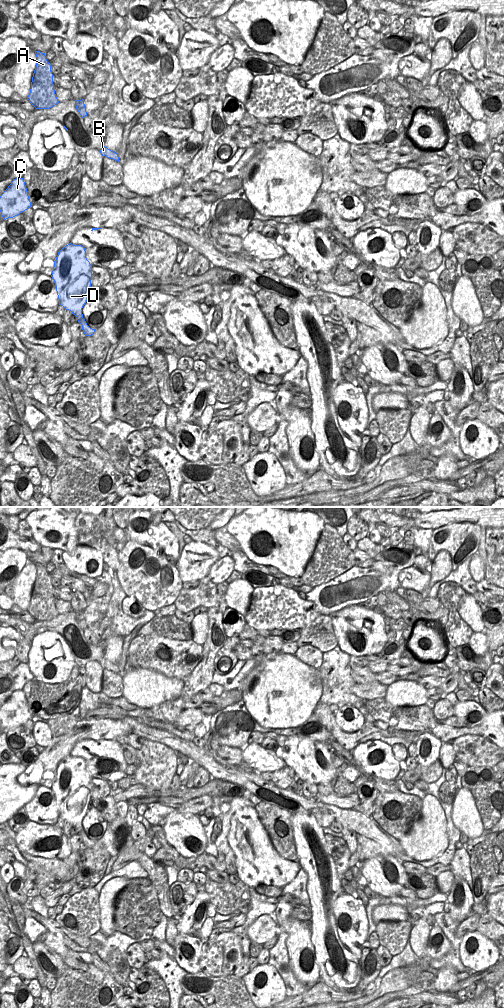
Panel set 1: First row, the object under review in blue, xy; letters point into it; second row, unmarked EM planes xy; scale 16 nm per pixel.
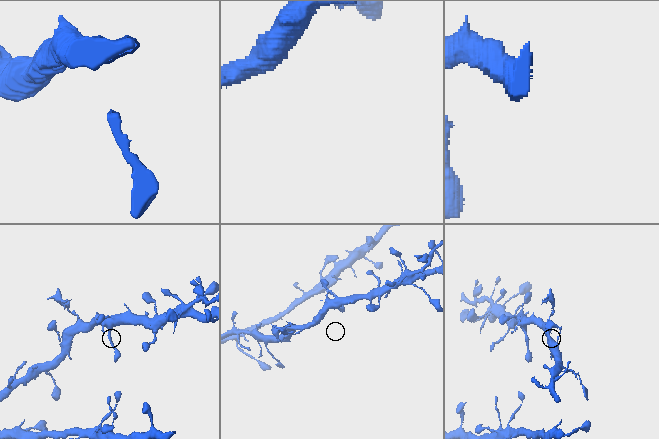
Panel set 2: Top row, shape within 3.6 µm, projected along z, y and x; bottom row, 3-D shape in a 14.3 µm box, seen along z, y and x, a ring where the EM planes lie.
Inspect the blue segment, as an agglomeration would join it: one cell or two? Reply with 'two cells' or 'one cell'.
two cells

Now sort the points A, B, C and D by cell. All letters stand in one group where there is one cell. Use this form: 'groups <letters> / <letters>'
groups A B / C D

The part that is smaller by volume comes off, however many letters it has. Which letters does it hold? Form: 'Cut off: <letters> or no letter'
Cut off: A, B

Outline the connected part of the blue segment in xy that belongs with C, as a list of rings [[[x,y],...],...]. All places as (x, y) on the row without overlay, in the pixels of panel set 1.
[[[23,690],[13,691],[0,708],[0,724],[4,732],[13,730],[31,719]]]

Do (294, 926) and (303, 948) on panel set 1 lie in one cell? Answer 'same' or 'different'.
same

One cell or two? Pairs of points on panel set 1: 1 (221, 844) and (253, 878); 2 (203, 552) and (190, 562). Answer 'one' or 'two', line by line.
1: two
2: one

